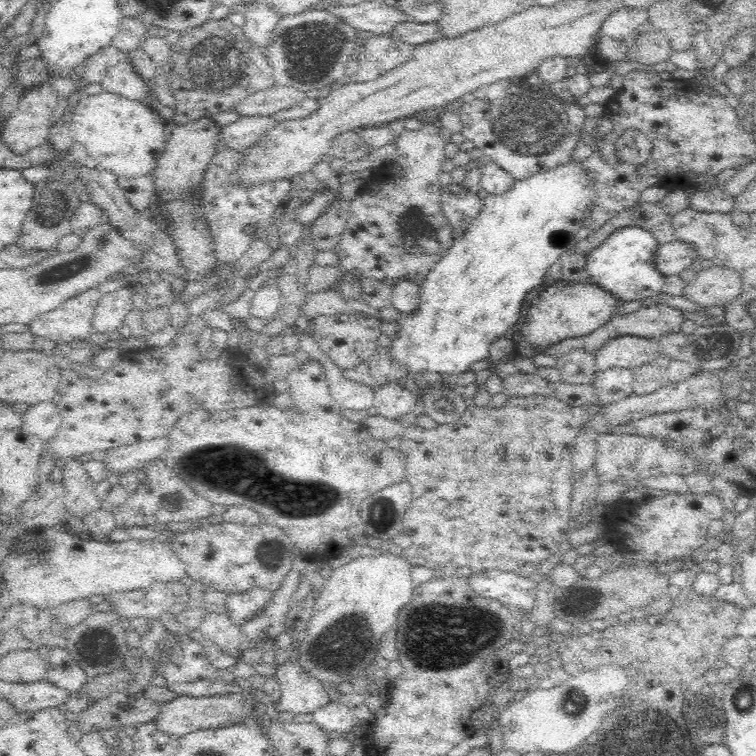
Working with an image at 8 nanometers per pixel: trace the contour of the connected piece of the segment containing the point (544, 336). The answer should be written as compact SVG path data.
M562 278L546 287L532 300L524 325L513 335L517 344L532 347L547 347L566 338L578 338L594 332L616 314L623 301L612 293L590 283L572 283Z

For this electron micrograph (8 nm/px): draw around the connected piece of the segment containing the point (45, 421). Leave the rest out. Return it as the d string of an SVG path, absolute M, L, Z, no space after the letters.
M50 400L30 405L21 419L24 420L21 426L28 433L47 441L56 434L62 417L58 405Z

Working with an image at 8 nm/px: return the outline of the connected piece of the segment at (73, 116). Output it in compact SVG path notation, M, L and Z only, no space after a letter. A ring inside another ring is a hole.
M106 91L97 96L80 95L80 101L65 120L73 142L80 142L106 170L124 174L124 177L153 173L170 136L166 123L148 103Z

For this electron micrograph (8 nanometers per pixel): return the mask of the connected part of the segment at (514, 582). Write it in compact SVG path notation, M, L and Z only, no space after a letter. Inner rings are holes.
M488 570L482 574L470 574L469 587L482 598L497 599L504 605L530 612L537 601L536 582L514 573Z

